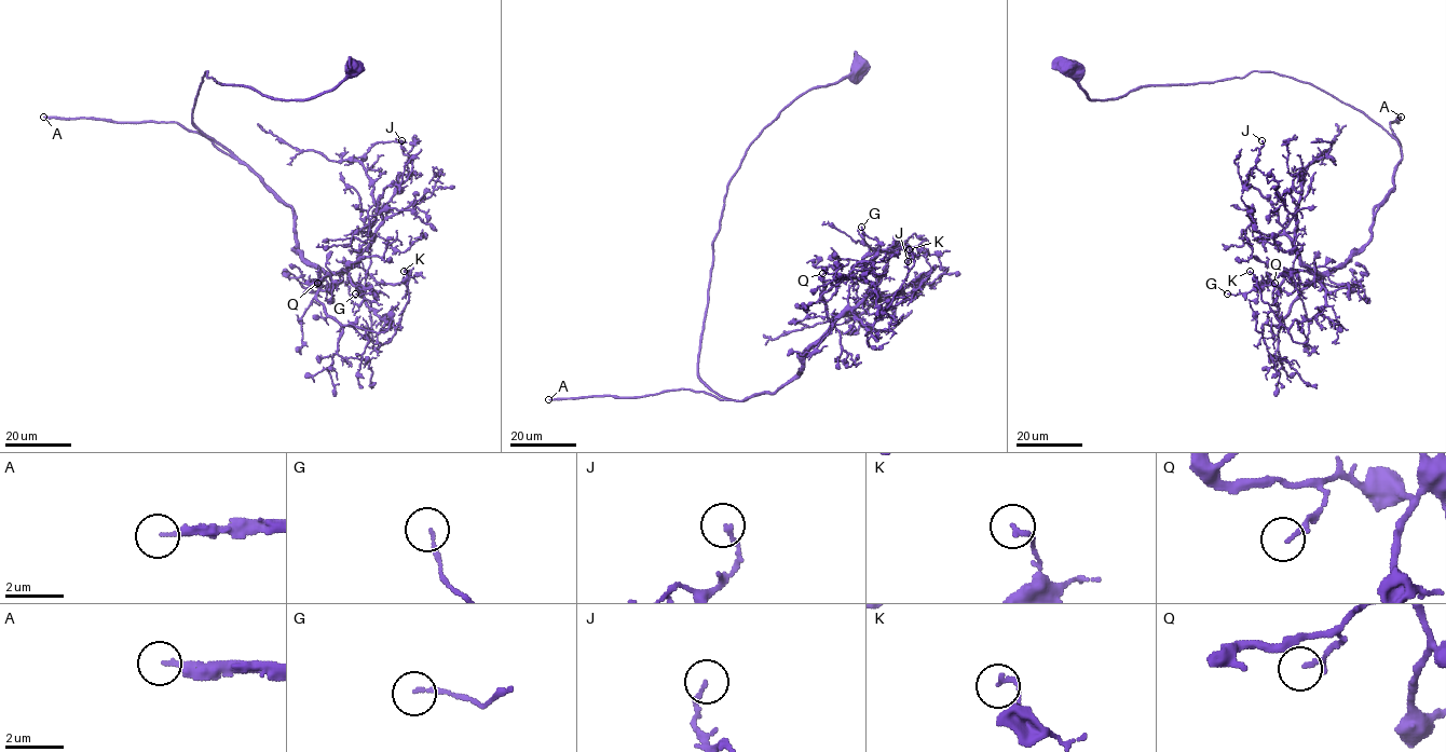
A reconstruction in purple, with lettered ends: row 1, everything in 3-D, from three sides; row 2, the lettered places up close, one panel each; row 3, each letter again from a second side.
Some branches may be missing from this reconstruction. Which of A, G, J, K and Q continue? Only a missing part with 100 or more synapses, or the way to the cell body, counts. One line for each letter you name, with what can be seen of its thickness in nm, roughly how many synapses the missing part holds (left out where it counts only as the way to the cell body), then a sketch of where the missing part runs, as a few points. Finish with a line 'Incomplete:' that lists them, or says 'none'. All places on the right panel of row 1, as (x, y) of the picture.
A: 180 nm | 250 syn | (1401, 117), (1409, 126), (1391, 142), (1409, 179), (1388, 231), (1364, 212), (1314, 203), (1282, 216), (1285, 322)
Incomplete: A

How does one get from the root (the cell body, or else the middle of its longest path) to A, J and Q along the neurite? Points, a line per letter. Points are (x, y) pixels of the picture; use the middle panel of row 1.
A: (858, 68), (793, 99), (749, 146), (727, 186), (698, 374), (736, 400), (685, 388), (548, 399)
J: (858, 68), (793, 99), (731, 179), (698, 377), (733, 399), (775, 393), (902, 243), (917, 251), (908, 261)
Q: (858, 68), (793, 99), (731, 179), (698, 377), (737, 400), (795, 379), (830, 324), (836, 268), (822, 273)

